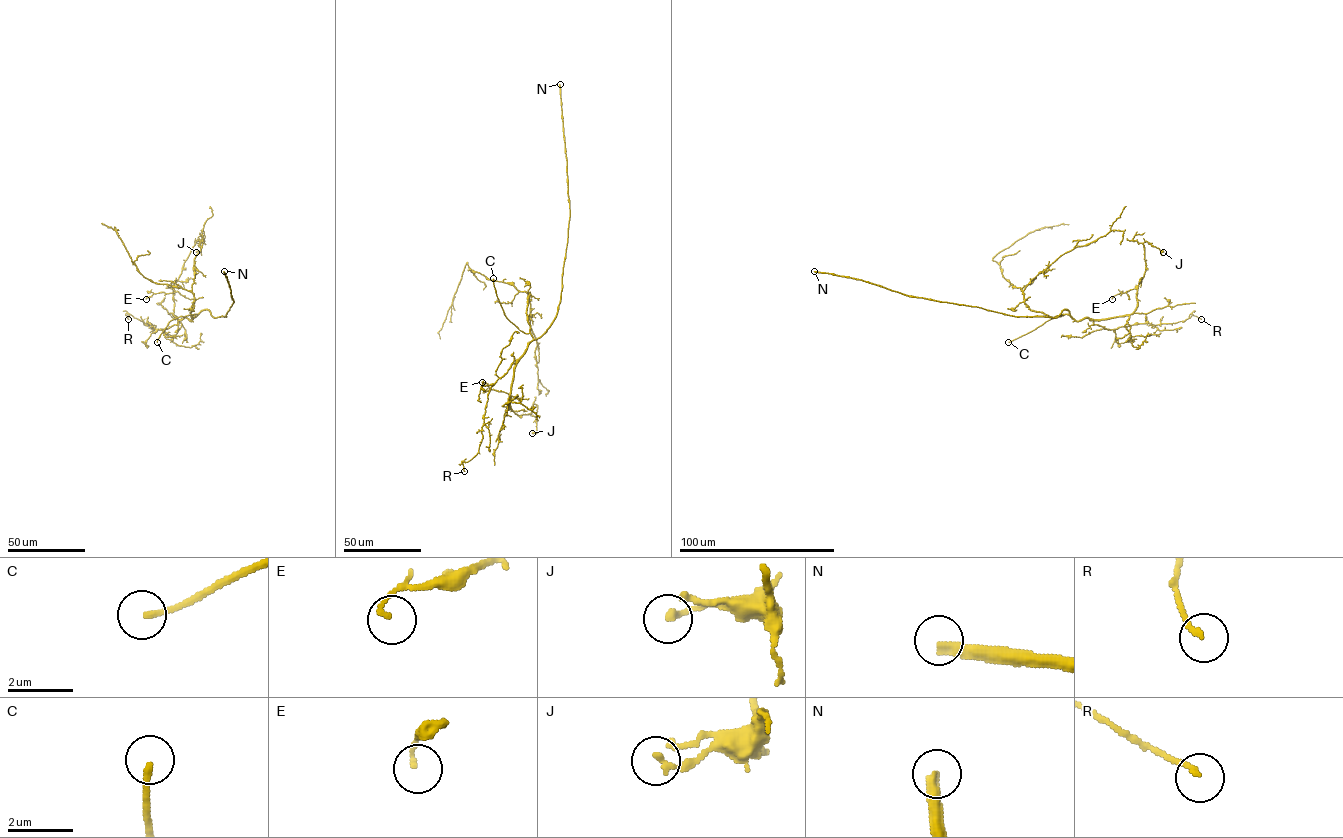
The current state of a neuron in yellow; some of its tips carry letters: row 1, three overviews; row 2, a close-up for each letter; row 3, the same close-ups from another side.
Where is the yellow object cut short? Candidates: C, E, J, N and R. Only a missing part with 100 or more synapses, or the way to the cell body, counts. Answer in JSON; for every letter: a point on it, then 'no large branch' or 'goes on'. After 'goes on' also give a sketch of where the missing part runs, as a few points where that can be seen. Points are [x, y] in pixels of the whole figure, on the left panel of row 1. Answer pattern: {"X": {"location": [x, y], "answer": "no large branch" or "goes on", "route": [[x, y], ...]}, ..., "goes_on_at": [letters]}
{"C": {"location": [157, 342], "answer": "goes on", "route": [[157, 342], [166, 348], [208, 361], [219, 359], [233, 349]]}, "E": {"location": [146, 299], "answer": "no large branch"}, "J": {"location": [196, 252], "answer": "no large branch"}, "N": {"location": [224, 271], "answer": "goes on", "route": [[224, 271], [218, 166], [233, 141], [270, 118], [291, 117], [328, 100]]}, "R": {"location": [128, 319], "answer": "no large branch"}, "goes_on_at": ["C", "N"]}

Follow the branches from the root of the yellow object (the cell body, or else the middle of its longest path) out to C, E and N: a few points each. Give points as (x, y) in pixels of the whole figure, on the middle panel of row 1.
C: (546, 330), (534, 339), (513, 324), (496, 295), (493, 278)
E: (546, 330), (529, 343), (516, 364), (510, 407), (509, 394), (491, 389), (482, 382)
N: (546, 330), (556, 316), (560, 299), (570, 218), (560, 84)

